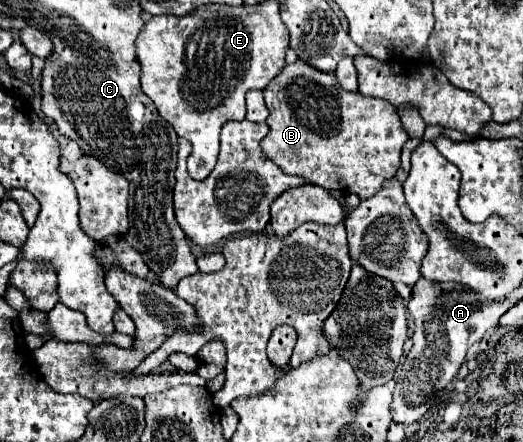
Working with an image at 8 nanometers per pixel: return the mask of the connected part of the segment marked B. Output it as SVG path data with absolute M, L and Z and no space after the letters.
M301 59L297 63L285 63L283 71L263 89L263 97L269 109L269 133L261 141L261 149L263 155L267 155L283 173L297 175L325 189L351 191L361 199L373 197L383 187L383 181L395 177L399 169L401 147L409 141L409 135L391 103L345 91L339 87L335 73L319 71Z

